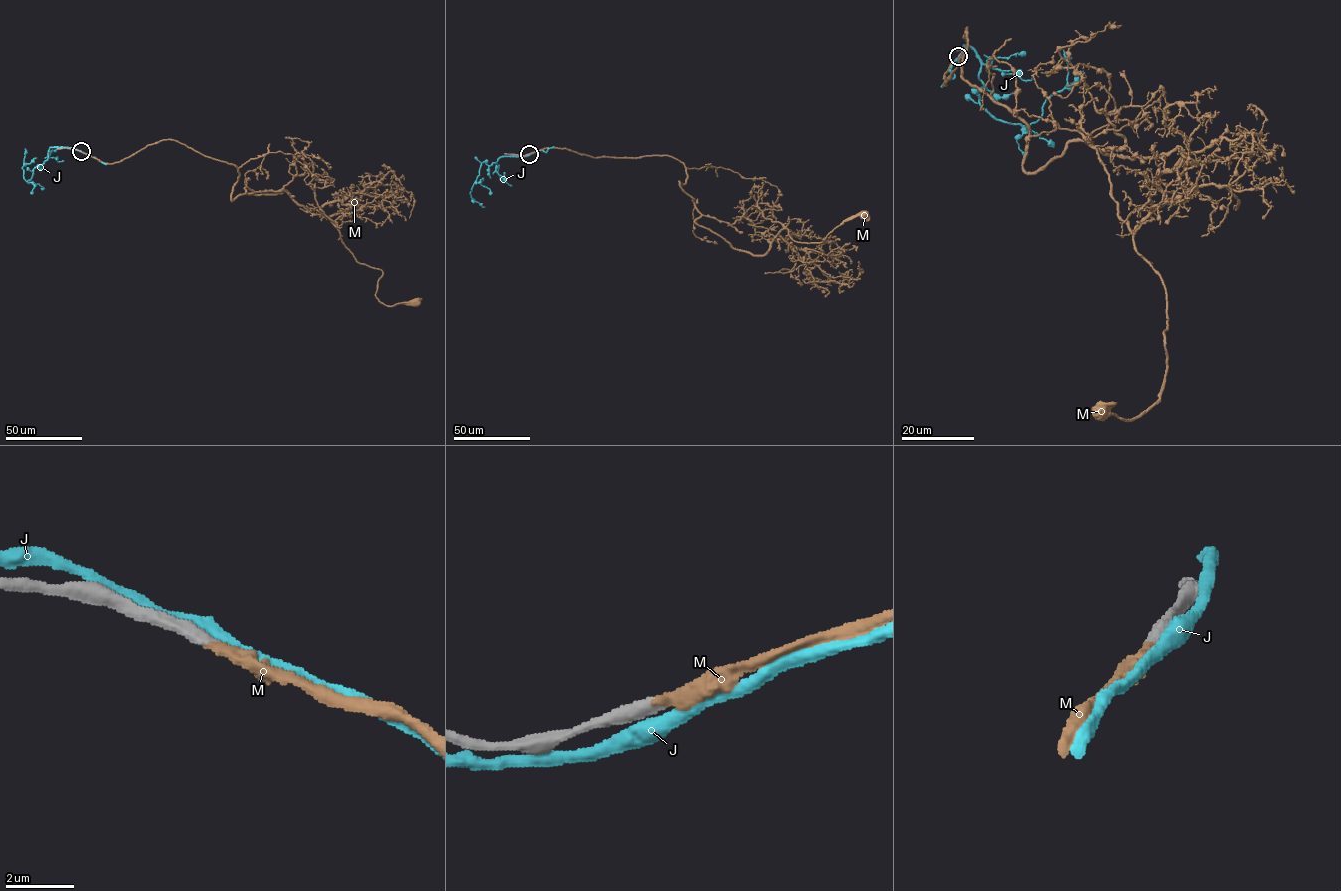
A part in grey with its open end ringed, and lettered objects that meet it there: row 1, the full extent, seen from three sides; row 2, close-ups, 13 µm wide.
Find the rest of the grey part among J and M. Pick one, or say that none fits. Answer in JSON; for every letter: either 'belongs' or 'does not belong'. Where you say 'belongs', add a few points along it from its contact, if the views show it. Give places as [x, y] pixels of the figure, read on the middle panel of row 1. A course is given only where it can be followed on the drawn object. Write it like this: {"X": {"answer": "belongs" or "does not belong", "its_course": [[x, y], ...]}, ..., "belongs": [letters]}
{"J": {"answer": "does not belong"}, "M": {"answer": "belongs", "its_course": [[529, 154], [675, 158], [695, 222], [754, 255], [784, 228], [826, 242], [865, 214]]}, "belongs": ["M"]}

